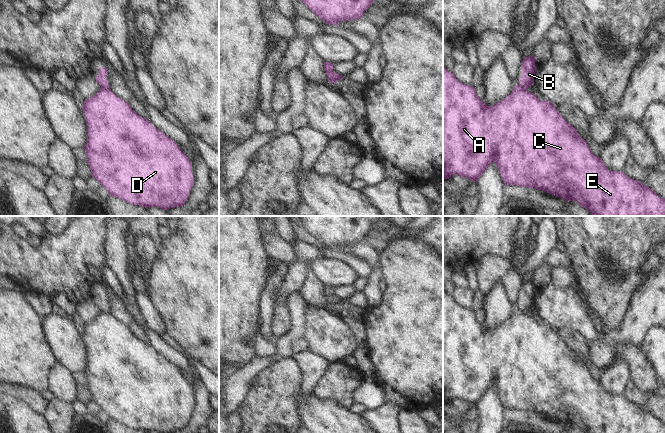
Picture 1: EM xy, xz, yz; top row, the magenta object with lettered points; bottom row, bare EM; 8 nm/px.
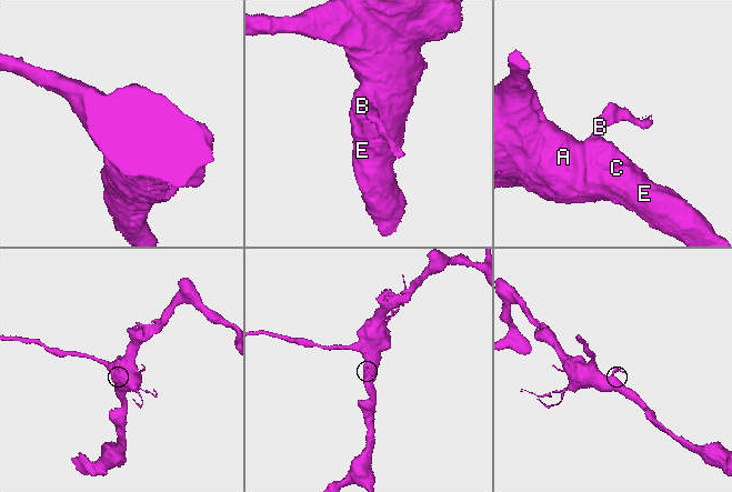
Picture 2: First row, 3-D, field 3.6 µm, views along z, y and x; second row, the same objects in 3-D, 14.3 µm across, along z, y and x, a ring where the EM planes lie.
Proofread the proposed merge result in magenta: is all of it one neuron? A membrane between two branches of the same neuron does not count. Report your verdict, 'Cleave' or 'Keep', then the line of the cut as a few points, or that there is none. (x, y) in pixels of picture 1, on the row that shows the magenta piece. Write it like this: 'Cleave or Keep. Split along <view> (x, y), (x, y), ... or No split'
Cleave. Split along yz (519, 84), (526, 90)

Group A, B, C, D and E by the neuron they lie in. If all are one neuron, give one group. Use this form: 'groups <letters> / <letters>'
groups A C D E / B

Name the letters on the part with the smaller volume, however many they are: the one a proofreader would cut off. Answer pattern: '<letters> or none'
B

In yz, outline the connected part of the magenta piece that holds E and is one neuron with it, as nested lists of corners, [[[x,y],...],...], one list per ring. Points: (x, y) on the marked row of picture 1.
[[[443,66],[443,179],[459,175],[477,182],[492,162],[496,163],[505,186],[534,188],[560,197],[565,201],[576,200],[581,207],[594,216],[665,216],[665,199],[658,196],[648,186],[628,177],[623,172],[609,171],[601,158],[591,152],[586,140],[581,138],[577,130],[562,117],[550,101],[540,101],[535,94],[523,90],[520,85],[515,85],[506,98],[493,106],[487,106],[484,101],[479,99],[474,87],[459,82],[454,74]]]

